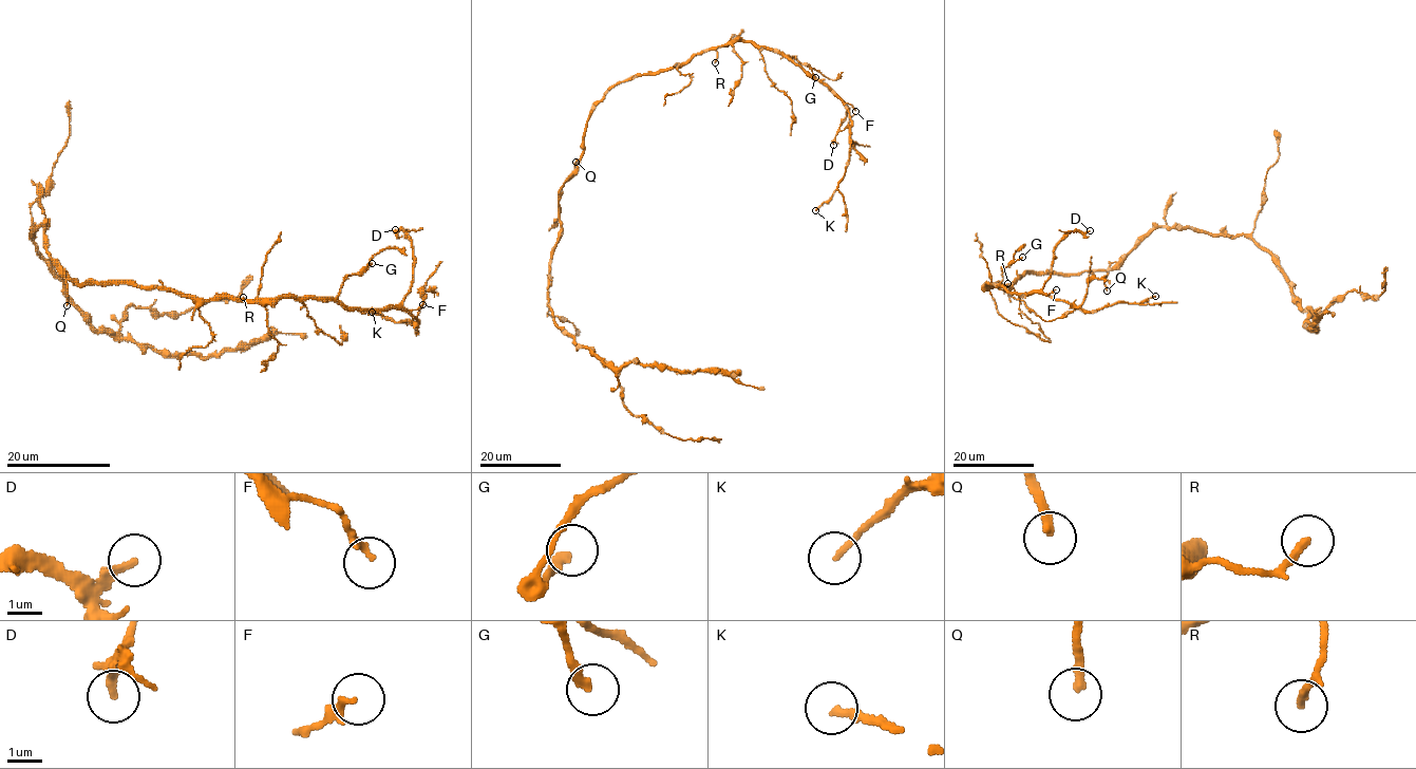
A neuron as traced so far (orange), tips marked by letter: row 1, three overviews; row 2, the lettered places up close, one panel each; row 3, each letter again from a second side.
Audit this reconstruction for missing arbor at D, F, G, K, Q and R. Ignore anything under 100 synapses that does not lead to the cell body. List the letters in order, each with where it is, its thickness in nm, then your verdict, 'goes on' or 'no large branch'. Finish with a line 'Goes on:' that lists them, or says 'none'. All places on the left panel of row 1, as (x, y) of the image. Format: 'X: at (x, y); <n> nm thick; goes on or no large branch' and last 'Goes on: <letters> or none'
D: at (395, 229); 160 nm thick; no large branch
F: at (422, 304); 200 nm thick; no large branch
G: at (372, 263); 260 nm thick; no large branch
K: at (372, 312); 170 nm thick; no large branch
Q: at (67, 305); 280 nm thick; no large branch
R: at (243, 297); 220 nm thick; no large branch
Goes on: none

